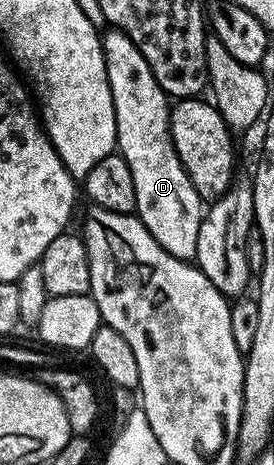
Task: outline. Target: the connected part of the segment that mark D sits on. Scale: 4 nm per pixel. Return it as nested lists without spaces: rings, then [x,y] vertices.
[[[114,29],[102,32],[105,73],[115,110],[115,142],[118,154],[129,165],[135,186],[134,214],[153,233],[157,245],[173,257],[194,260],[197,233],[203,224],[205,201],[197,193],[189,173],[183,168],[171,140],[169,96],[150,71],[141,49],[125,33]]]

